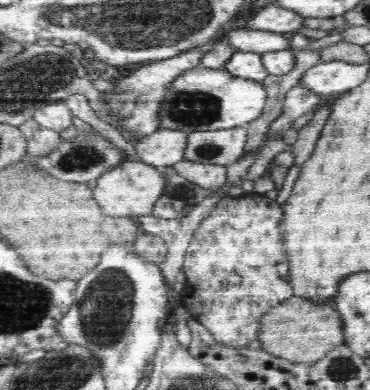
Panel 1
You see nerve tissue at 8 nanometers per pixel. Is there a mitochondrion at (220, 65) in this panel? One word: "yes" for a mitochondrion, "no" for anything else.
no

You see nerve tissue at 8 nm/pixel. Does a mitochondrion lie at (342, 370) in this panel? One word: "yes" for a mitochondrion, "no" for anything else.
yes

